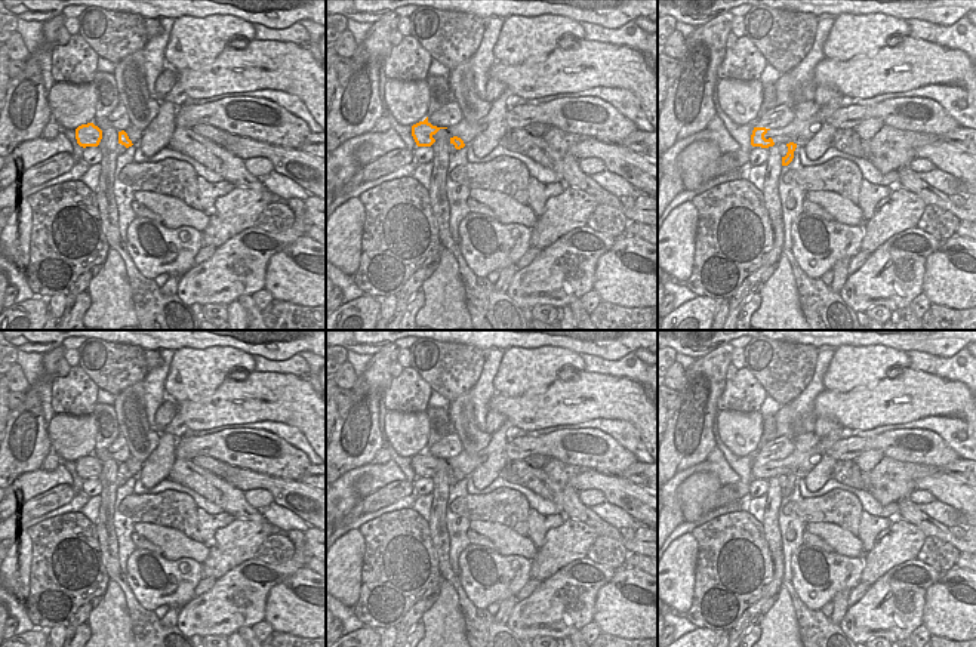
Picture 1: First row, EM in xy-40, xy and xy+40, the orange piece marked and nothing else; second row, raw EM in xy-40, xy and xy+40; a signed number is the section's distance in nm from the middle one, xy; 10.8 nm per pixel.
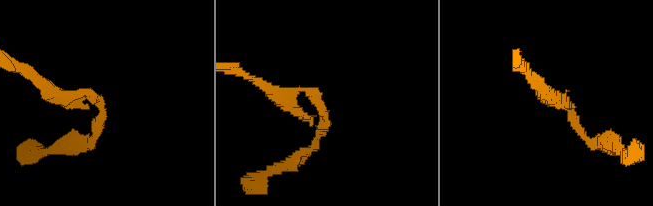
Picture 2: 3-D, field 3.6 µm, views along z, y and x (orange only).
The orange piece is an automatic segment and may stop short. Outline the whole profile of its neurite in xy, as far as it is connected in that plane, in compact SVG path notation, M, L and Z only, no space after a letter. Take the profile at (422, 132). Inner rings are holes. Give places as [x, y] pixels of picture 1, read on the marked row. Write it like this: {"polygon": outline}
{"polygon": "M428 117L424 121L419 121L412 126L412 136L418 147L431 147L438 136L438 130L446 129L450 136L450 144L455 145L456 150L469 145L472 139L487 129L487 124L468 123L462 118L456 126L452 127L437 127L428 121Z"}

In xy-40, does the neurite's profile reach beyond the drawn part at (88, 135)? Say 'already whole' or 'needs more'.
already whole

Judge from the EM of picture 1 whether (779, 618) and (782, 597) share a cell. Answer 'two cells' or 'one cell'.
one cell

